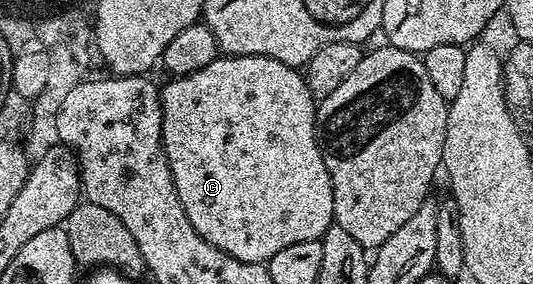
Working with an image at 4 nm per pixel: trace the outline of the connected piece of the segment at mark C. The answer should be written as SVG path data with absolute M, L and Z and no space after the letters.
M220 56L213 64L205 64L192 74L172 77L171 82L162 83L163 99L163 147L169 160L169 168L173 172L173 184L177 188L177 196L181 200L181 208L185 208L185 216L189 216L189 224L209 244L221 248L229 256L242 262L262 262L266 264L281 248L289 248L292 244L301 244L301 240L320 240L335 220L333 208L333 184L329 172L325 168L323 151L319 144L315 112L317 99L311 95L307 87L307 79L296 67L281 64L281 60L273 60L269 56Z

